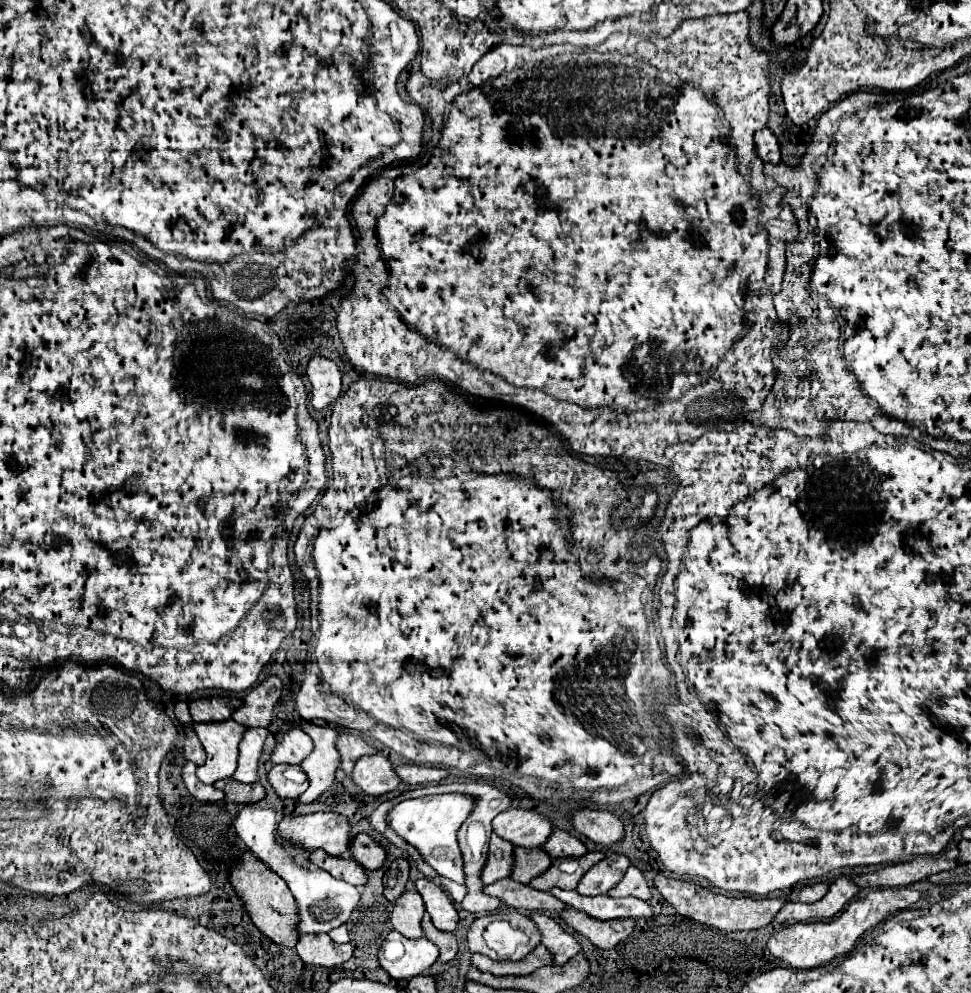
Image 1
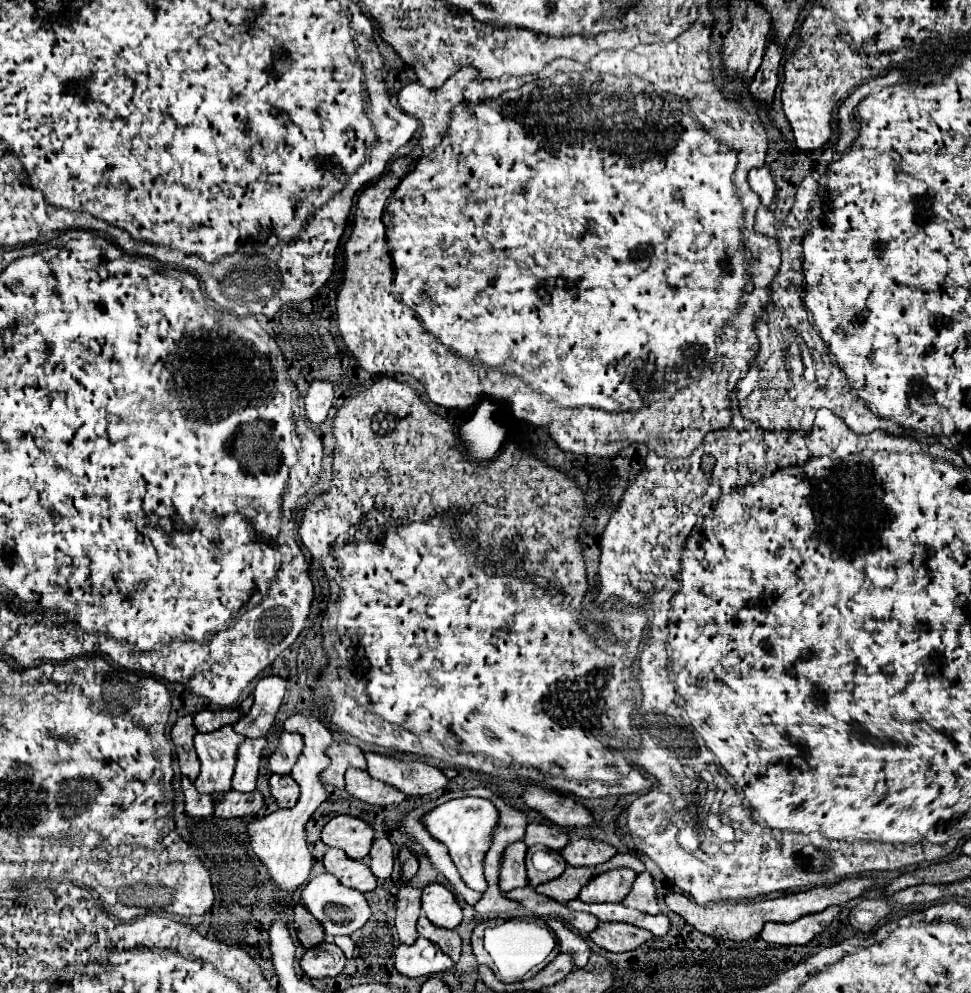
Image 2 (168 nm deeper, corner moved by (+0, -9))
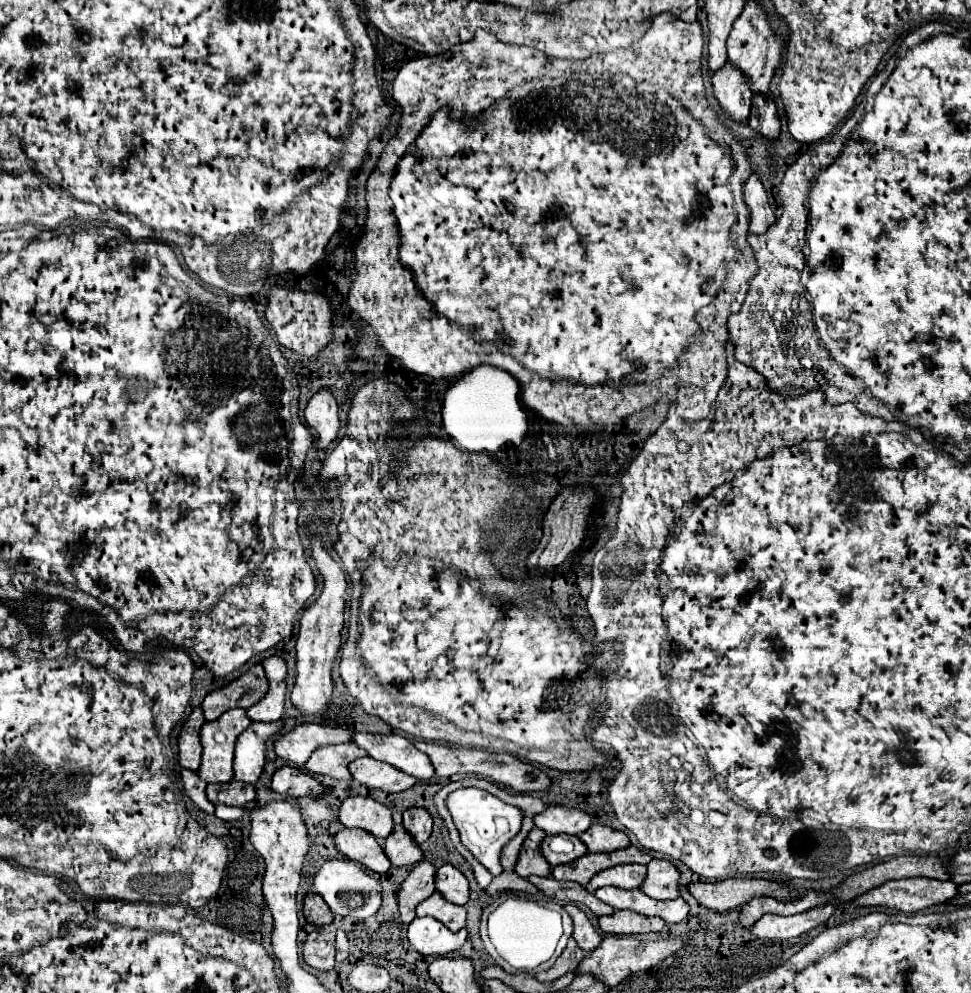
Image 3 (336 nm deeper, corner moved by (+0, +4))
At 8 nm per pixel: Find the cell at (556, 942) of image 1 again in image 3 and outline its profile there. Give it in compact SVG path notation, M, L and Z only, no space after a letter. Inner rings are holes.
M566 905L564 907L566 913L572 917L572 923L574 923L574 931L572 931L572 937L576 939L578 947L586 953L590 953L594 947L598 947L598 943L602 941L600 933L592 927L592 923L588 921L586 913L580 911L576 905Z

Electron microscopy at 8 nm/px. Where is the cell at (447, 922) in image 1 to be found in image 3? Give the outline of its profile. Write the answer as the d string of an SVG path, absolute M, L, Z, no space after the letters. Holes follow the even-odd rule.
M452 865L438 867L434 883L436 883L436 891L440 895L444 895L444 899L448 899L450 903L456 903L456 905L466 905L468 881L456 867L452 867Z

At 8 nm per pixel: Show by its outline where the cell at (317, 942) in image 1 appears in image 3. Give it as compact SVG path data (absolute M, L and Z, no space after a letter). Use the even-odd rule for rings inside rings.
M316 929L308 933L304 941L304 961L314 967L328 971L334 967L336 955L336 935L332 929Z

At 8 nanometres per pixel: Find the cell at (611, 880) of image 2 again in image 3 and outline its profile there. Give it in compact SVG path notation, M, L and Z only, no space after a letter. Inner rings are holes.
M622 863L622 865L616 865L616 867L610 867L610 869L604 869L602 873L596 873L588 883L586 883L586 891L594 893L596 889L600 887L606 887L606 885L612 885L612 887L620 887L620 889L636 889L640 887L640 883L644 881L646 877L646 867L644 865L628 865L628 863Z

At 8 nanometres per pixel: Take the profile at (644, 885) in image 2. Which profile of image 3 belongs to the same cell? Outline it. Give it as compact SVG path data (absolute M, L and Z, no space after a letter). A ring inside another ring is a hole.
M652 859L648 863L648 875L640 885L640 891L652 899L676 899L678 897L678 869L666 859Z

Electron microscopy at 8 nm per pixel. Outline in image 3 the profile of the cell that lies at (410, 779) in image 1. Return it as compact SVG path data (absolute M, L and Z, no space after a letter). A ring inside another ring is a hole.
M354 733L354 739L376 761L384 761L420 781L434 777L434 767L428 755L418 751L416 745L406 737Z

